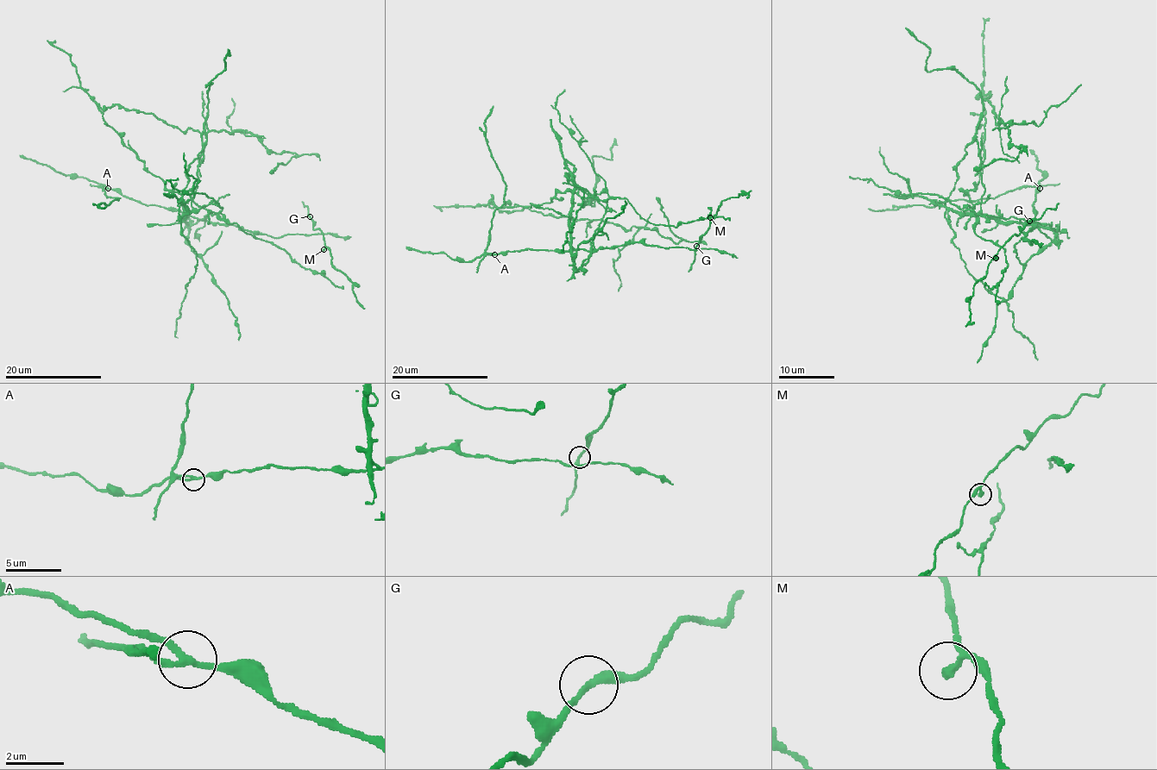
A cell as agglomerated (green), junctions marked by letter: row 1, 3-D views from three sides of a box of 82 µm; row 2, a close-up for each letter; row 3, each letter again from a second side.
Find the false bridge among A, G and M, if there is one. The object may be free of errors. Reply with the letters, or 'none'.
A

